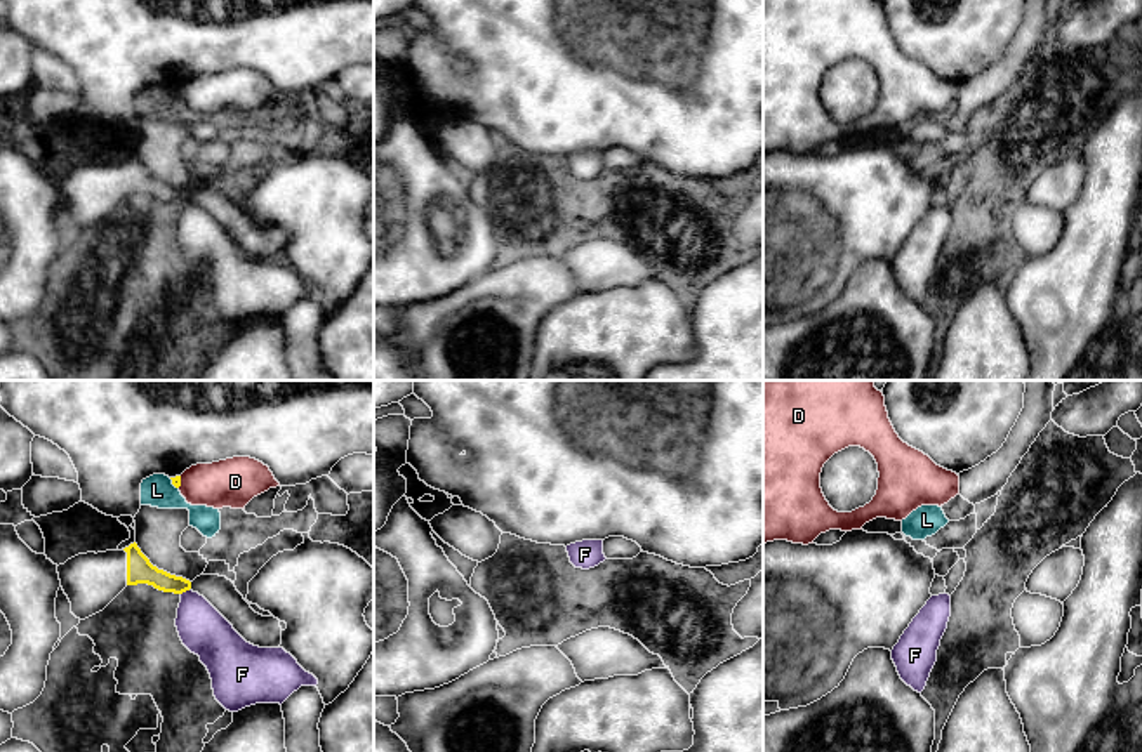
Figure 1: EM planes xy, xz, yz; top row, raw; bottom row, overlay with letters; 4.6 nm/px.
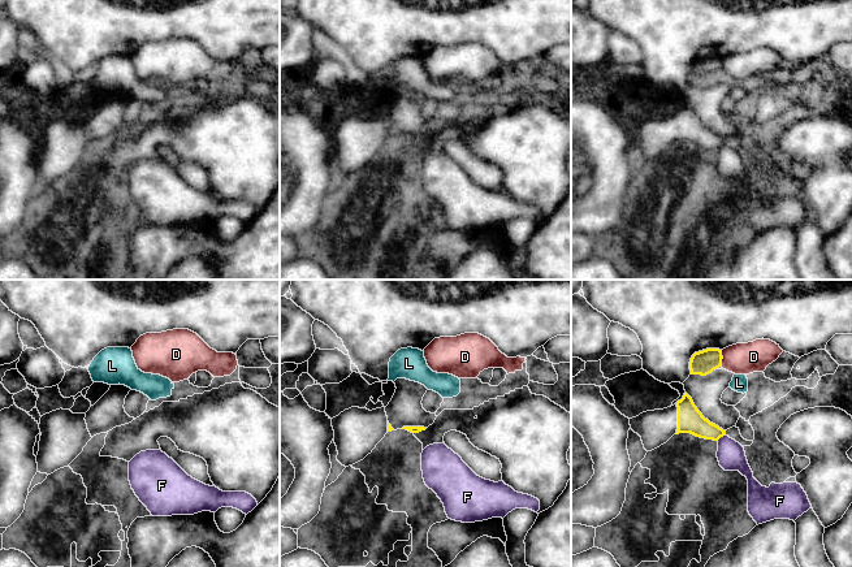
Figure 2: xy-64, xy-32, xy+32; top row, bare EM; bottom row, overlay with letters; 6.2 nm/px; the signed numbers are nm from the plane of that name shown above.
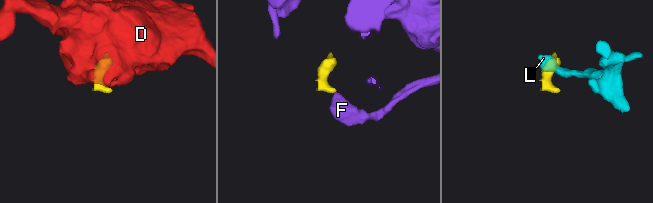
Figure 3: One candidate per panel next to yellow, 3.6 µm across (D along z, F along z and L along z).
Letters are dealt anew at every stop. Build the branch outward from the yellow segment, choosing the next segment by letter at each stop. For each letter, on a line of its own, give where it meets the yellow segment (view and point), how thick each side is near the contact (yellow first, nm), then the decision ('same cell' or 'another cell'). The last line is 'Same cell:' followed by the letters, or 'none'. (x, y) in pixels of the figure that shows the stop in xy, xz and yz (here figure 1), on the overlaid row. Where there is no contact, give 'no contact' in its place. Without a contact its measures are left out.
D: contact xy (179, 481); calibres 50 and 220 nm; another cell
F: contact xy (185, 591); calibres 120 and 220 nm; another cell
L: contact xy (172, 483); calibres 50 and 150 nm; another cell
Same cell: none

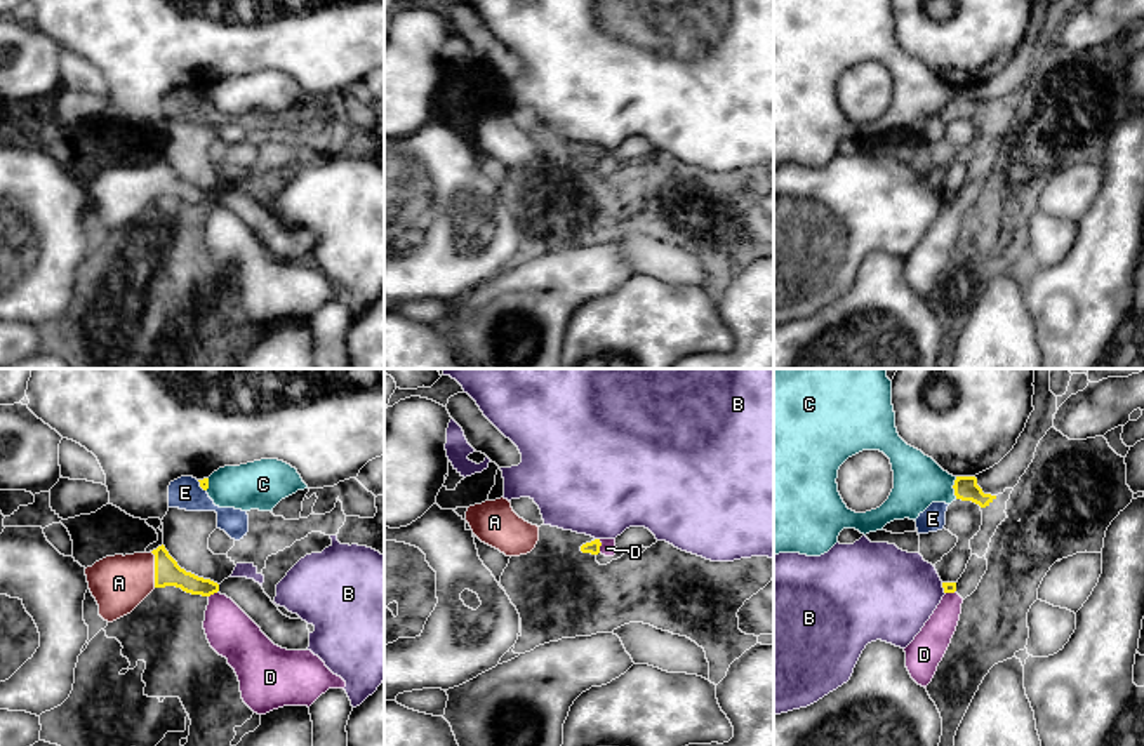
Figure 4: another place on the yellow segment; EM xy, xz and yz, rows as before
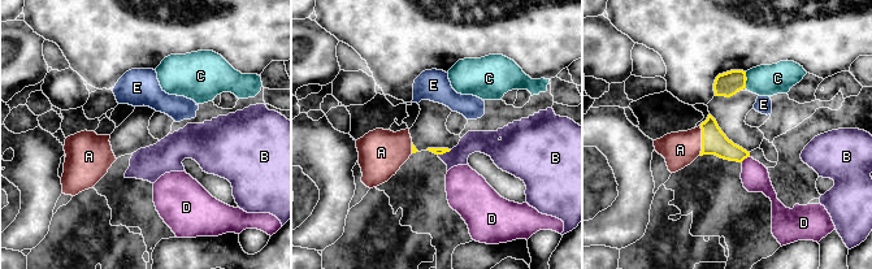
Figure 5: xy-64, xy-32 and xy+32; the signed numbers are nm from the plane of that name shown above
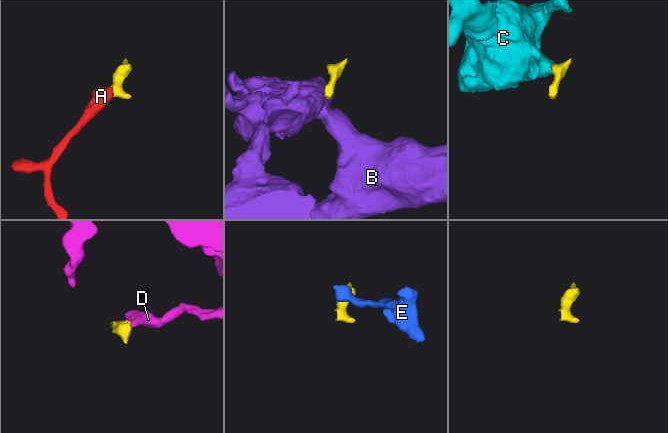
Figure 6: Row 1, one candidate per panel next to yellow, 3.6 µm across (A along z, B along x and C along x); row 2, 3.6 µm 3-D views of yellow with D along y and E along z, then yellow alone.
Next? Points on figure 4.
A: contact xy (155, 569); calibres 120 and 260 nm; same cell
B: contact xz (597, 539); calibres 60 and 460 nm; another cell
C: contact yz (953, 487); calibres 110 and 240 nm; another cell
D: contact xz (600, 545); calibres 60 and 70 nm; another cell
E: contact xy (200, 486); calibres 50 and 150 nm; another cell
Same cell: A

